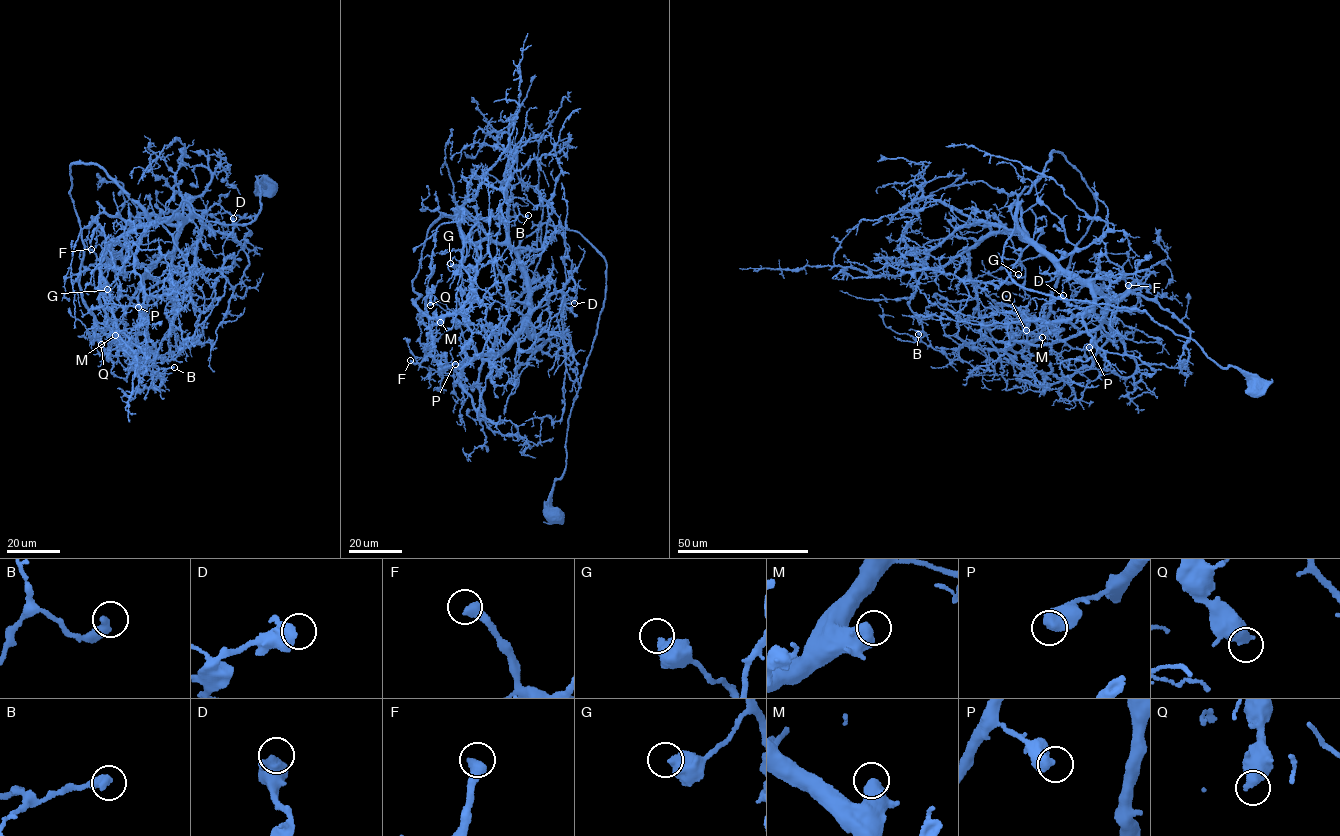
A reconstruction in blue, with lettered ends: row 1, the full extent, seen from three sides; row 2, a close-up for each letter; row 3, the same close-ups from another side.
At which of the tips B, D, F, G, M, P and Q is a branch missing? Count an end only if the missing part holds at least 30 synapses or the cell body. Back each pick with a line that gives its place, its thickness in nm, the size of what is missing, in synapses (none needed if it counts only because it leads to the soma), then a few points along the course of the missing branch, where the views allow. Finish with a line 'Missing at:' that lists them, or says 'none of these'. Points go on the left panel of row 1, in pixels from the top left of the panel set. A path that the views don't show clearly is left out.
F: (91, 249) | 480 nm | 40 syn | (91, 249), (77, 250), (69, 225)
Missing at: F

